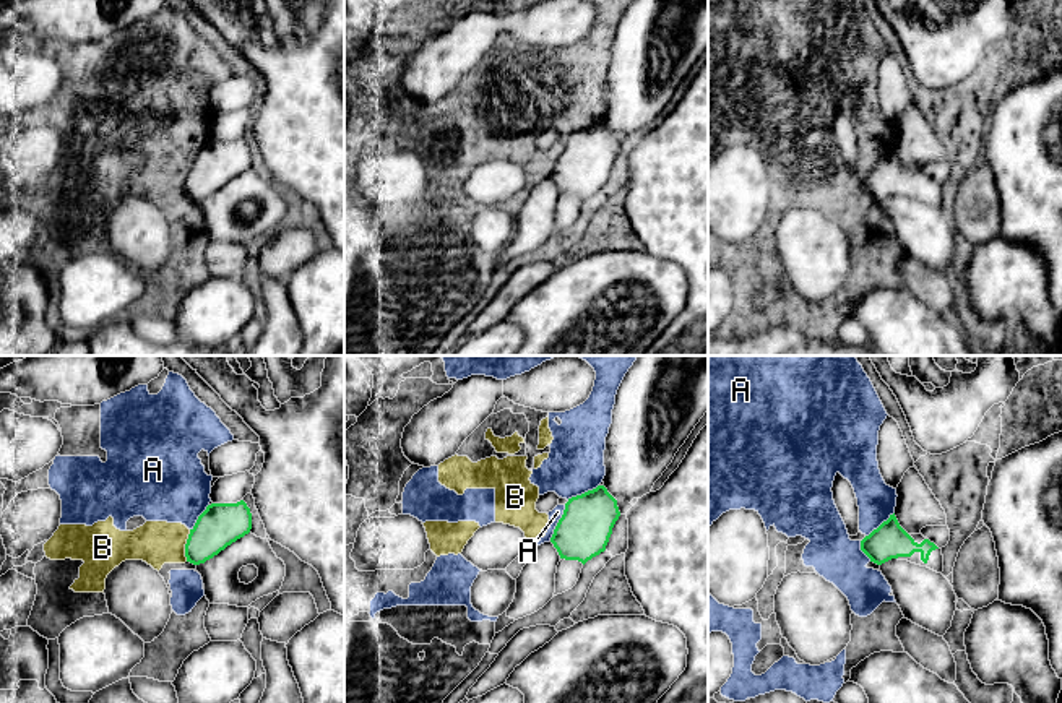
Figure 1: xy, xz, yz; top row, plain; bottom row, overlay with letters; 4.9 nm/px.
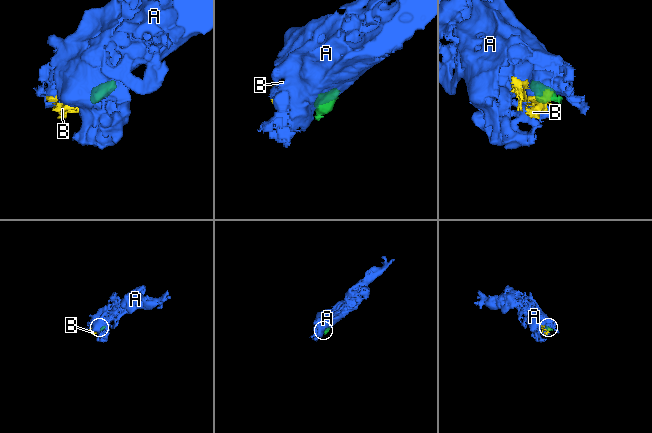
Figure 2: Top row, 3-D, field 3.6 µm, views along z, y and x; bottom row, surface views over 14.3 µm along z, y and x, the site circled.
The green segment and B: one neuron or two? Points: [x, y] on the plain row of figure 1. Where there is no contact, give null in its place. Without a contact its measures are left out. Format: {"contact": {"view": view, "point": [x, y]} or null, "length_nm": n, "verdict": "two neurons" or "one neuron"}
{"contact": {"view": "xy", "point": [185, 182]}, "length_nm": 160, "verdict": "two neurons"}

